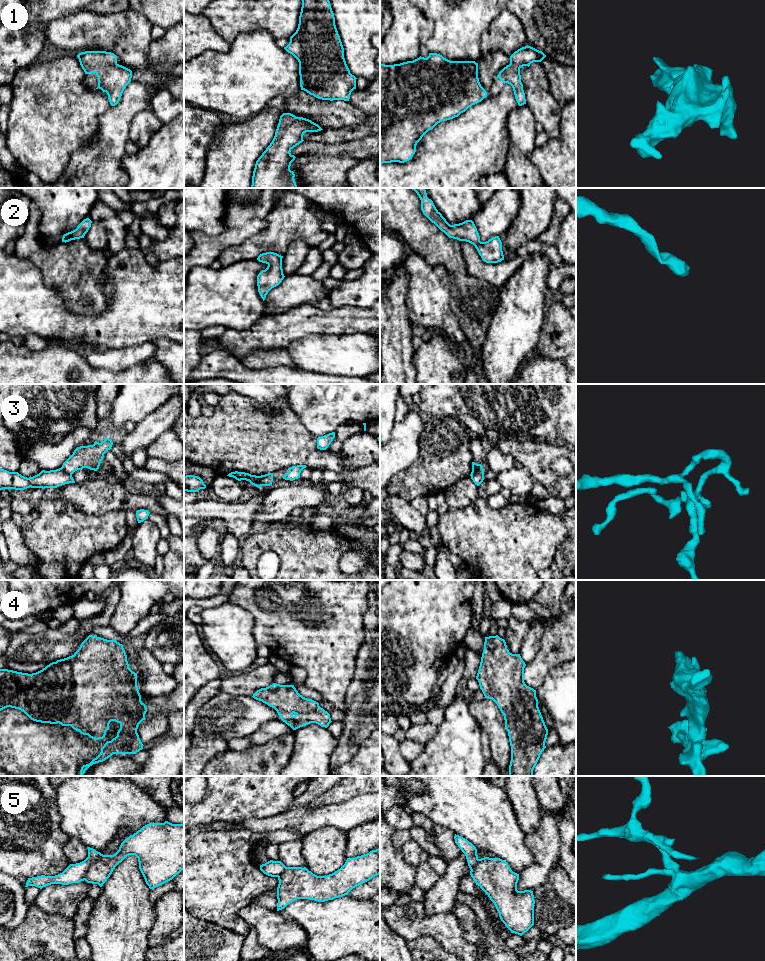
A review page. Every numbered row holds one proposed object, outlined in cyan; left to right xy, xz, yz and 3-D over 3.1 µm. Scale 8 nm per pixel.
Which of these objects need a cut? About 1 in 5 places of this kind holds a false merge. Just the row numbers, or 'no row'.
3, 5

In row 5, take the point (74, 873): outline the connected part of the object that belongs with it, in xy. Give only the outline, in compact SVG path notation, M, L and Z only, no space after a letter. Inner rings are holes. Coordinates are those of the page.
M87 847L88 857L76 864L70 864L62 873L55 876L37 876L29 878L26 886L36 886L40 889L51 884L69 885L71 883L79 883L85 880L85 874L90 864L99 856L100 852L93 848Z

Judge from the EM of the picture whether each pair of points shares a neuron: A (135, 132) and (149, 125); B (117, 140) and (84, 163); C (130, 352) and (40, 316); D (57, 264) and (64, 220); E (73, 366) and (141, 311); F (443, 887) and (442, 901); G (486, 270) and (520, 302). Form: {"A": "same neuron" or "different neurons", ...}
{"A": "same neuron", "B": "same neuron", "C": "different neurons", "D": "different neurons", "E": "different neurons", "F": "same neuron", "G": "different neurons"}

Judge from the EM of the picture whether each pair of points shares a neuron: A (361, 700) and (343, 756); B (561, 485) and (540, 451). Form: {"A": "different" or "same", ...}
{"A": "same", "B": "same"}

